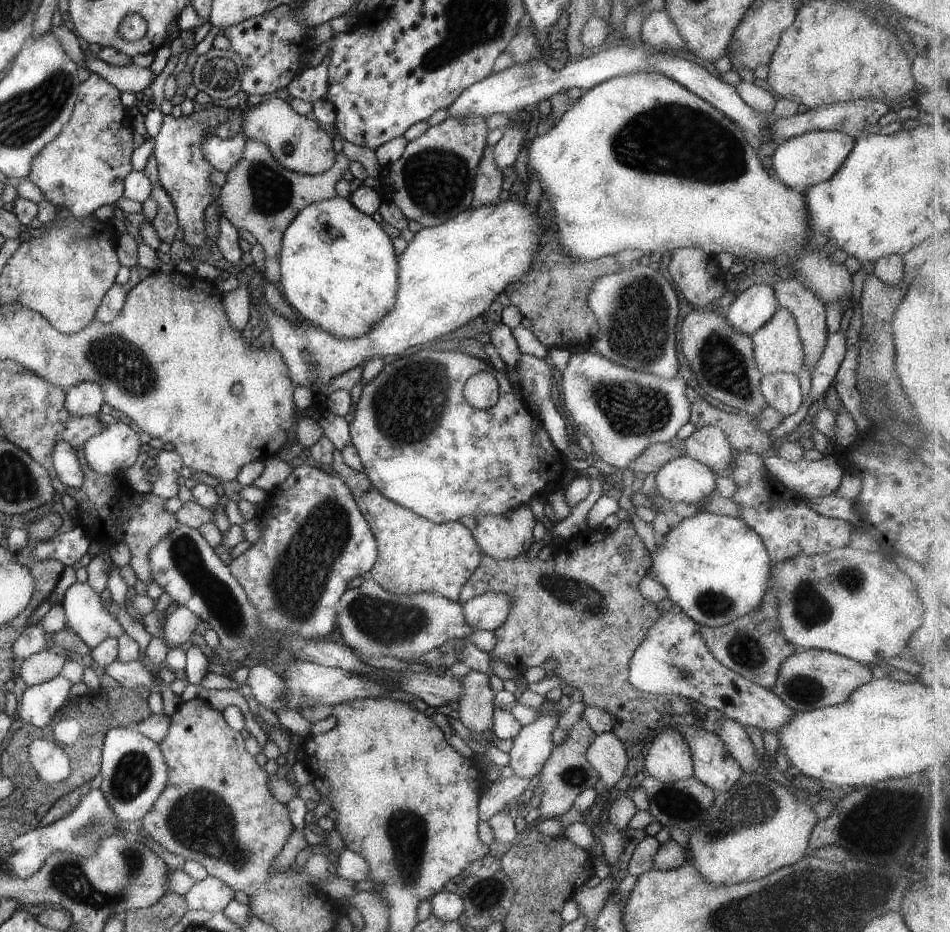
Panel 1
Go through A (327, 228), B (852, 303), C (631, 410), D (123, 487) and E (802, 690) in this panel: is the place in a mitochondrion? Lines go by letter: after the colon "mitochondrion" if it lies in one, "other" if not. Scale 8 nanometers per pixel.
A: other
B: other
C: mitochondrion
D: other
E: mitochondrion

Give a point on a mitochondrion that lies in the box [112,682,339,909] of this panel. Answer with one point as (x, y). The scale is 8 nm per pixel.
(201, 821)

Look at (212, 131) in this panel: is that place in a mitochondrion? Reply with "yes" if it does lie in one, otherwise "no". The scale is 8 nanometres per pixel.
no

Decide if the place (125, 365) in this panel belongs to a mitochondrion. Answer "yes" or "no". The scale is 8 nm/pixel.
yes

